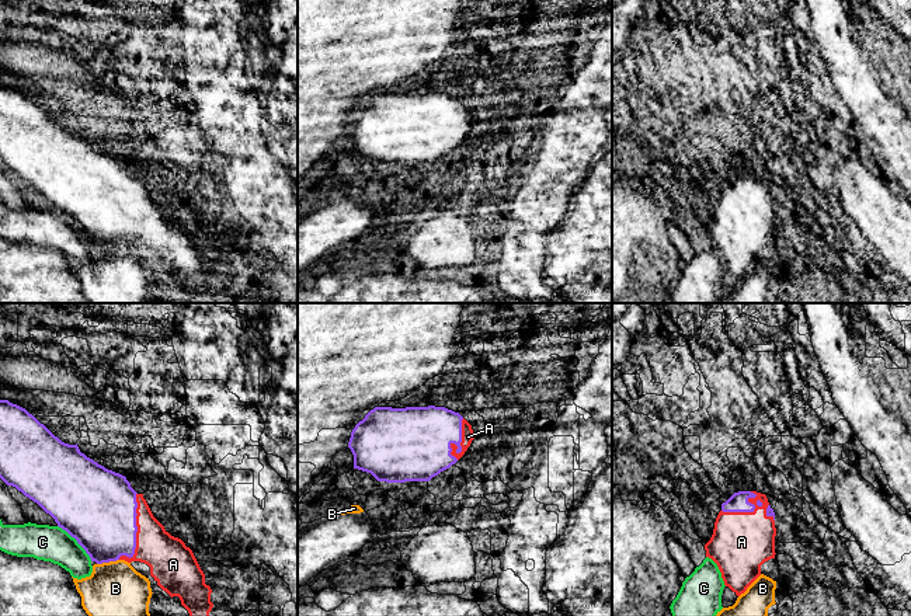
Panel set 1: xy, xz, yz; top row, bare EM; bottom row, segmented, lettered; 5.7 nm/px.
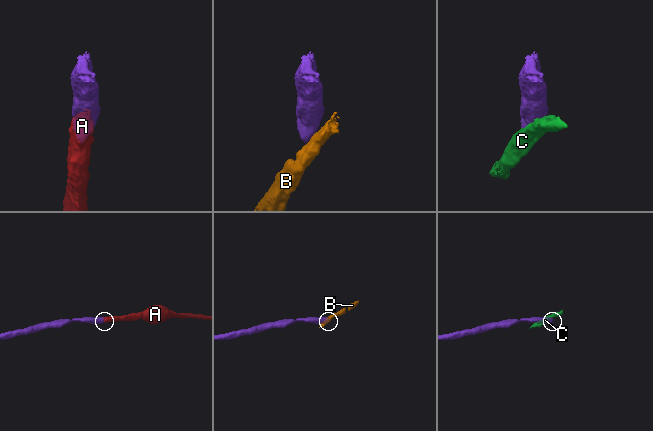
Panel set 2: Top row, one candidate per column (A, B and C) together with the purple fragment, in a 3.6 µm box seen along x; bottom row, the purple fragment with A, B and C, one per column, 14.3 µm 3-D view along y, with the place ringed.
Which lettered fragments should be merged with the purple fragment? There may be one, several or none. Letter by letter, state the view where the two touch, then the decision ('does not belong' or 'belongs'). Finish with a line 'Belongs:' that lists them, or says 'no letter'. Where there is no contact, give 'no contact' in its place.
A: yz | belongs
B: xy | does not belong
C: xy | does not belong
Belongs: A

